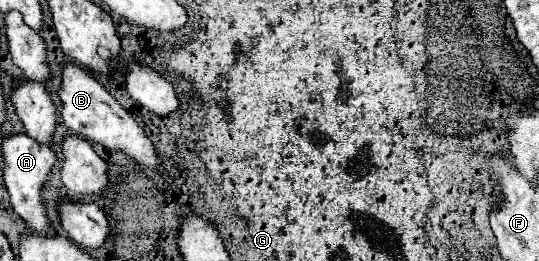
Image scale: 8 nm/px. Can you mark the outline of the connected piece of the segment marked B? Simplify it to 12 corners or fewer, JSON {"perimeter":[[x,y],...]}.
{"perimeter":[[61,63],[63,123],[159,169],[153,143],[93,75]]}

